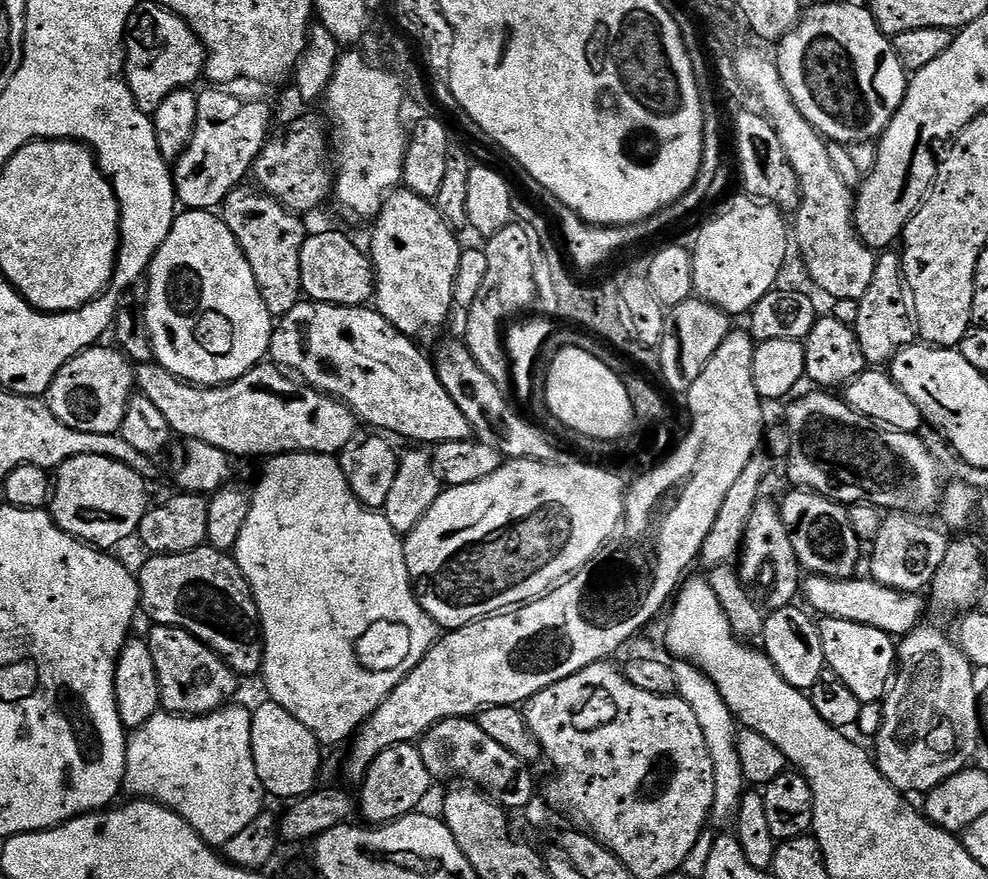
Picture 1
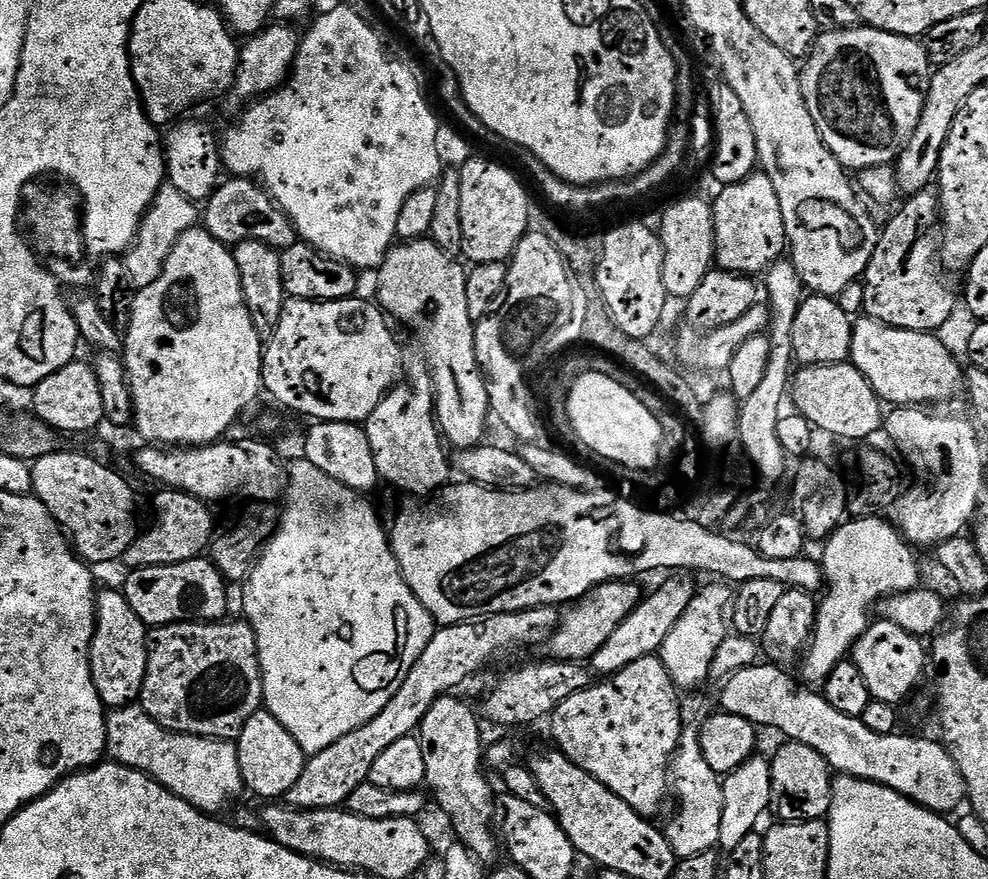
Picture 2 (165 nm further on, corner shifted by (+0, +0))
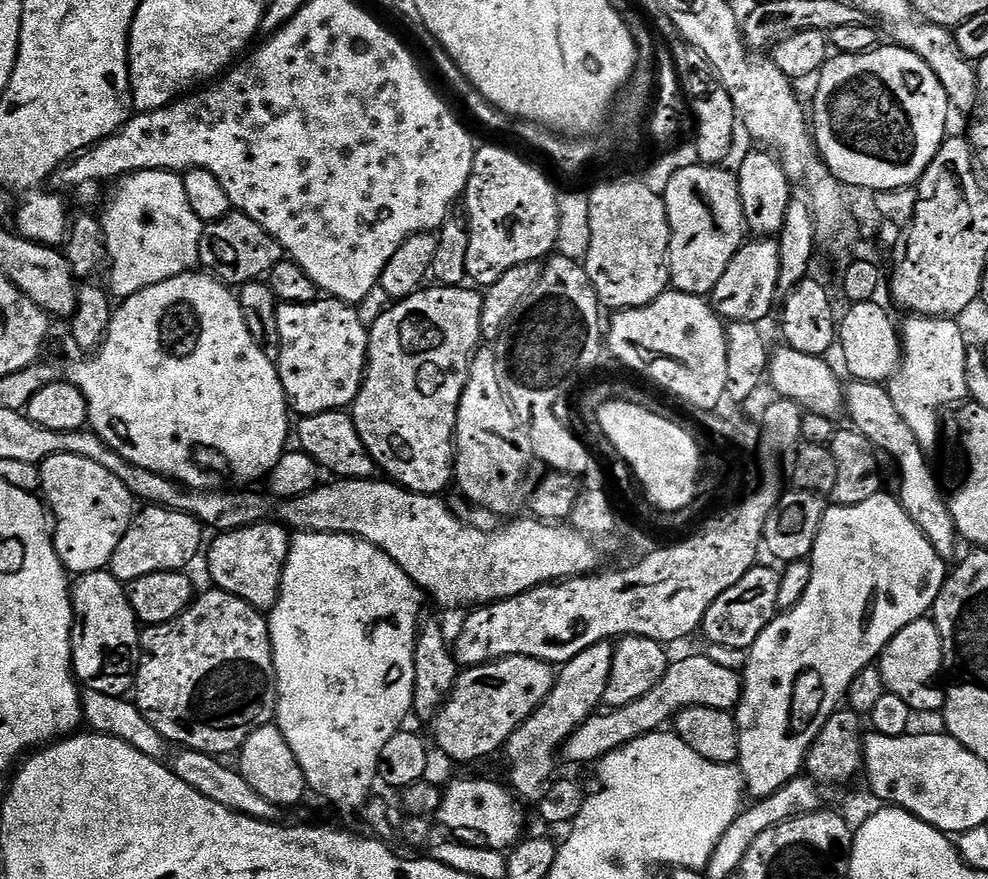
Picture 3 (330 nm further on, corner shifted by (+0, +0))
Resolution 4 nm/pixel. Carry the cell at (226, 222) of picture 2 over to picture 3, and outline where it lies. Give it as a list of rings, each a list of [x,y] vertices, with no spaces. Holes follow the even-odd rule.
[[[235,210],[229,212],[226,218],[204,225],[198,254],[199,267],[205,273],[215,276],[220,283],[229,286],[251,284],[267,277],[268,271],[278,266],[278,262],[286,256],[284,247],[270,234],[266,234],[266,230],[262,230],[254,218]]]

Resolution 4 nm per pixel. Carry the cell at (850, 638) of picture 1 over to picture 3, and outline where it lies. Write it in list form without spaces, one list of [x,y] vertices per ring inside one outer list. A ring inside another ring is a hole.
[[[931,618],[915,620],[910,622],[910,626],[898,630],[898,634],[894,634],[894,638],[884,647],[878,661],[885,689],[898,694],[898,698],[902,698],[902,702],[906,702],[906,706],[910,706],[916,714],[939,713],[943,709],[946,692],[941,681],[940,684],[936,681],[941,679],[943,666],[942,638]]]

